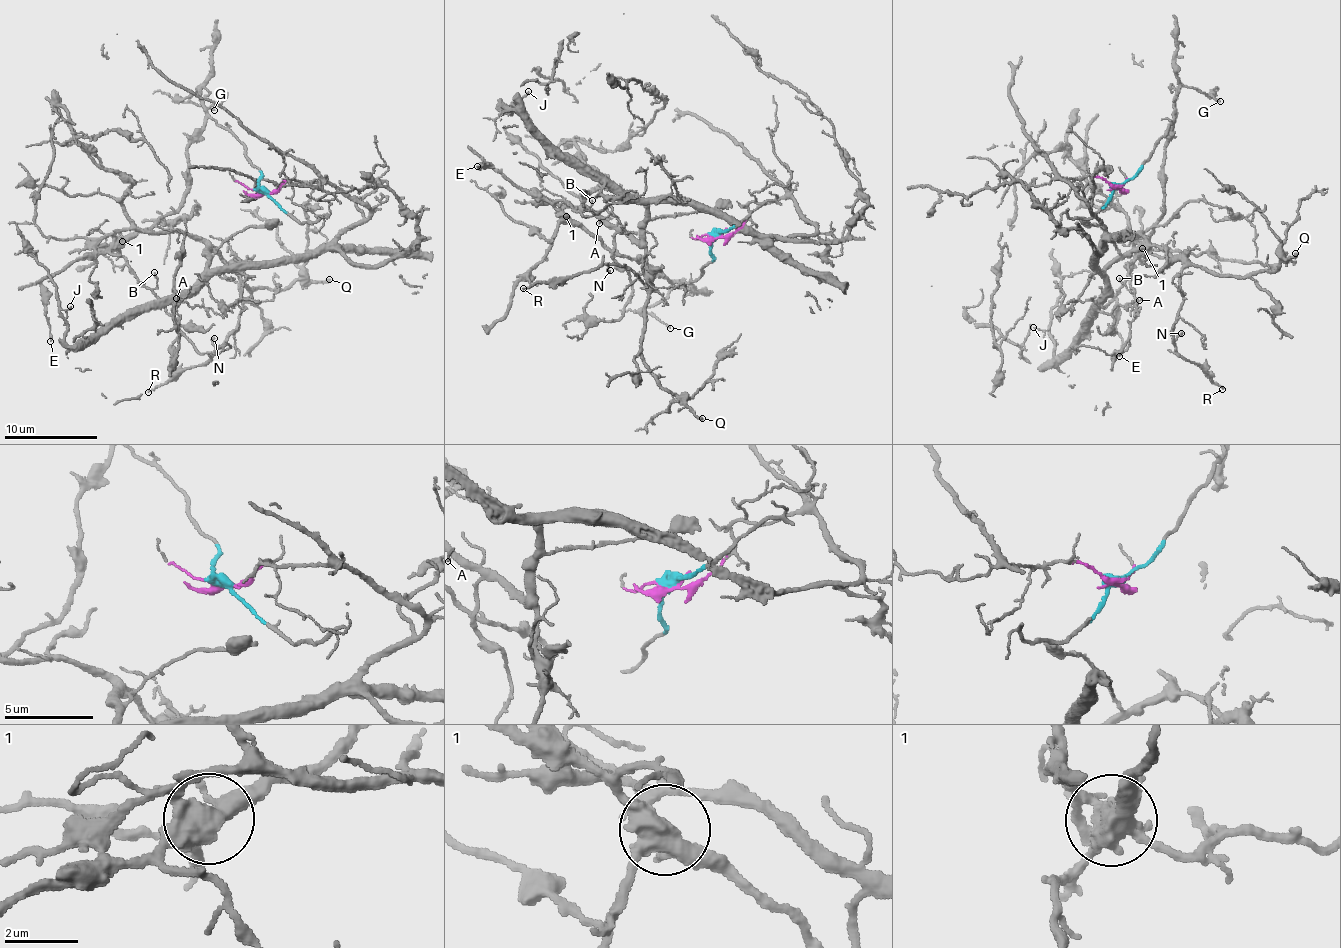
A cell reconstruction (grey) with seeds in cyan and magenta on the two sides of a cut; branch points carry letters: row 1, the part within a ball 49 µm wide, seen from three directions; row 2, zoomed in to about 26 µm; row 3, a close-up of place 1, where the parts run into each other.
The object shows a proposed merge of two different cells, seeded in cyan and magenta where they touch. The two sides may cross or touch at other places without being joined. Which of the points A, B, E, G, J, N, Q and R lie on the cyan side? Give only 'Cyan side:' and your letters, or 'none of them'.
Cyan side: B, E, G

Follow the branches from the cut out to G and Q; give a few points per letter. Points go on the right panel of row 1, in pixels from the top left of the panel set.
G: (1117, 189), (1142, 166), (1163, 137), (1173, 119), (1178, 90), (1192, 86), (1220, 100)
Q: (1119, 189), (1060, 176), (1105, 231), (1095, 269), (1103, 272), (1159, 246), (1218, 274), (1275, 271), (1296, 252)

